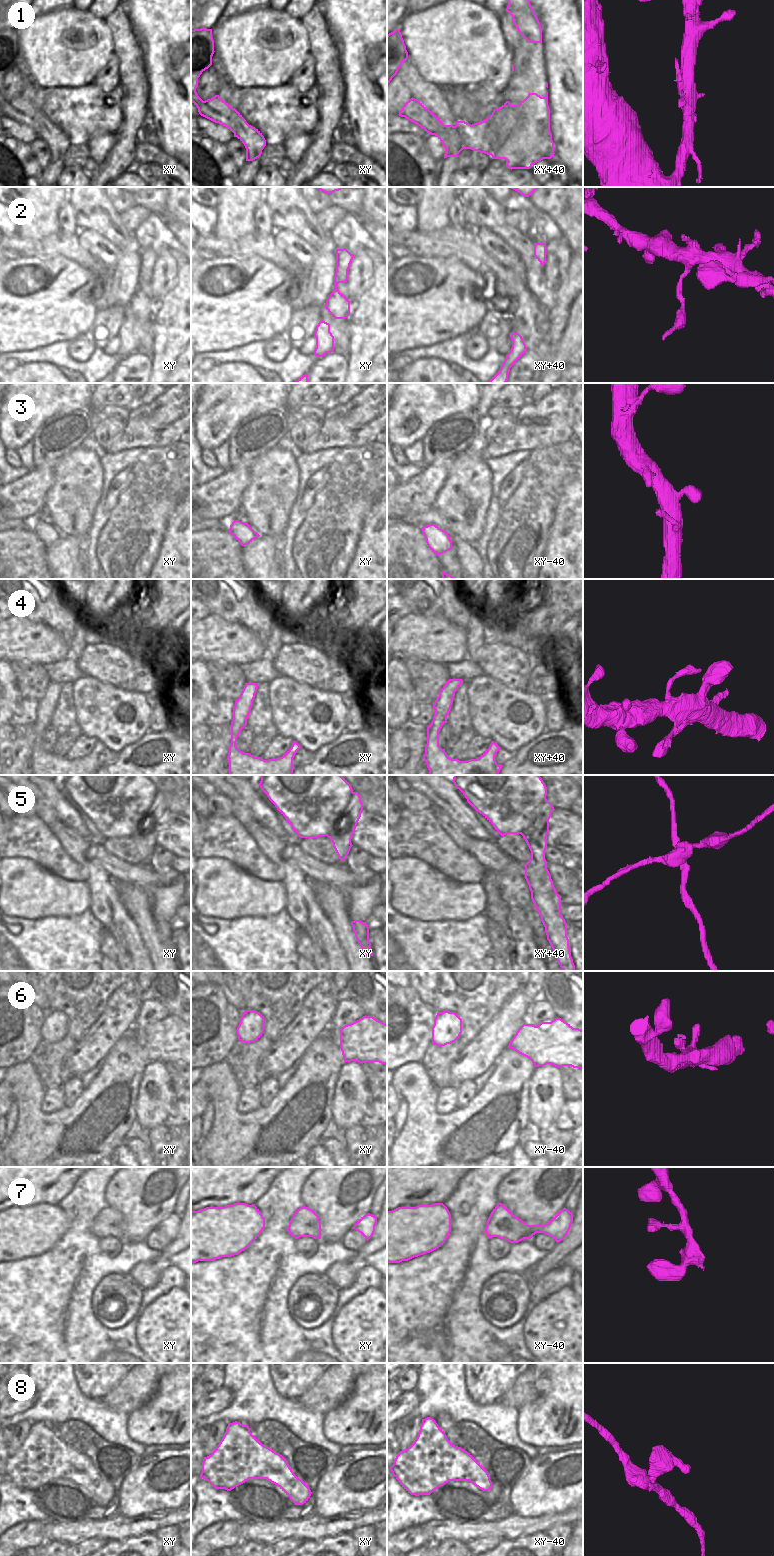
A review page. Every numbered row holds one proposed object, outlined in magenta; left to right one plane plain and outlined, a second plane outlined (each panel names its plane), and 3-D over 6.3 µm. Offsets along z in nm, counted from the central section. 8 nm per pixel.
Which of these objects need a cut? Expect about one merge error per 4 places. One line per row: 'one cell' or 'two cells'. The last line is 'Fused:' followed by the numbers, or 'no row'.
1: two cells
2: two cells
3: one cell
4: one cell
5: two cells
6: one cell
7: one cell
8: one cell
Fused: 1, 2, 5

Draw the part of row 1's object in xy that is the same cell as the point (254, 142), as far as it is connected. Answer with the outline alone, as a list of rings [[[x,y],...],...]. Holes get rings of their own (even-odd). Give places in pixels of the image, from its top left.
[[[248,125],[244,133],[234,133],[246,148],[246,161],[253,161],[259,158],[266,146],[266,140],[262,133],[255,127]]]

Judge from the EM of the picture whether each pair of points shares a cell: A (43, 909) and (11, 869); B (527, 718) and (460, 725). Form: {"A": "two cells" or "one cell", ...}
{"A": "one cell", "B": "two cells"}

